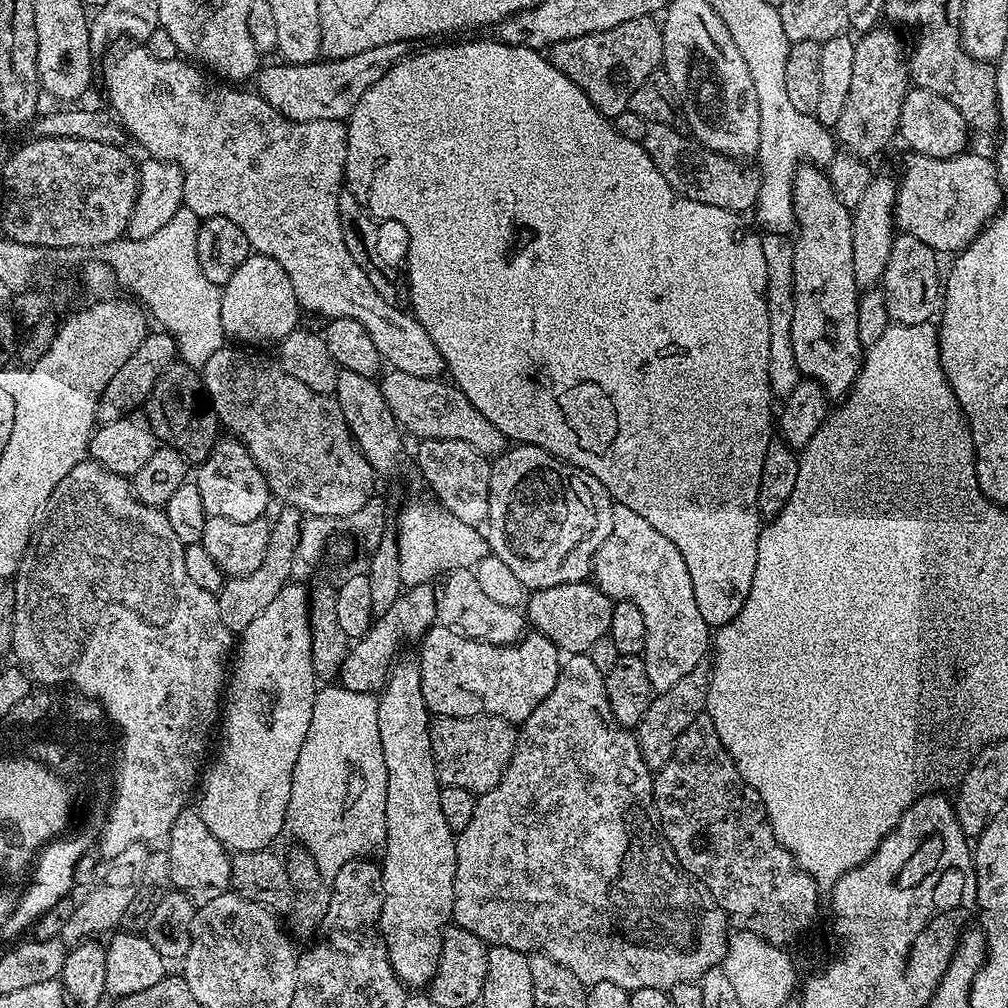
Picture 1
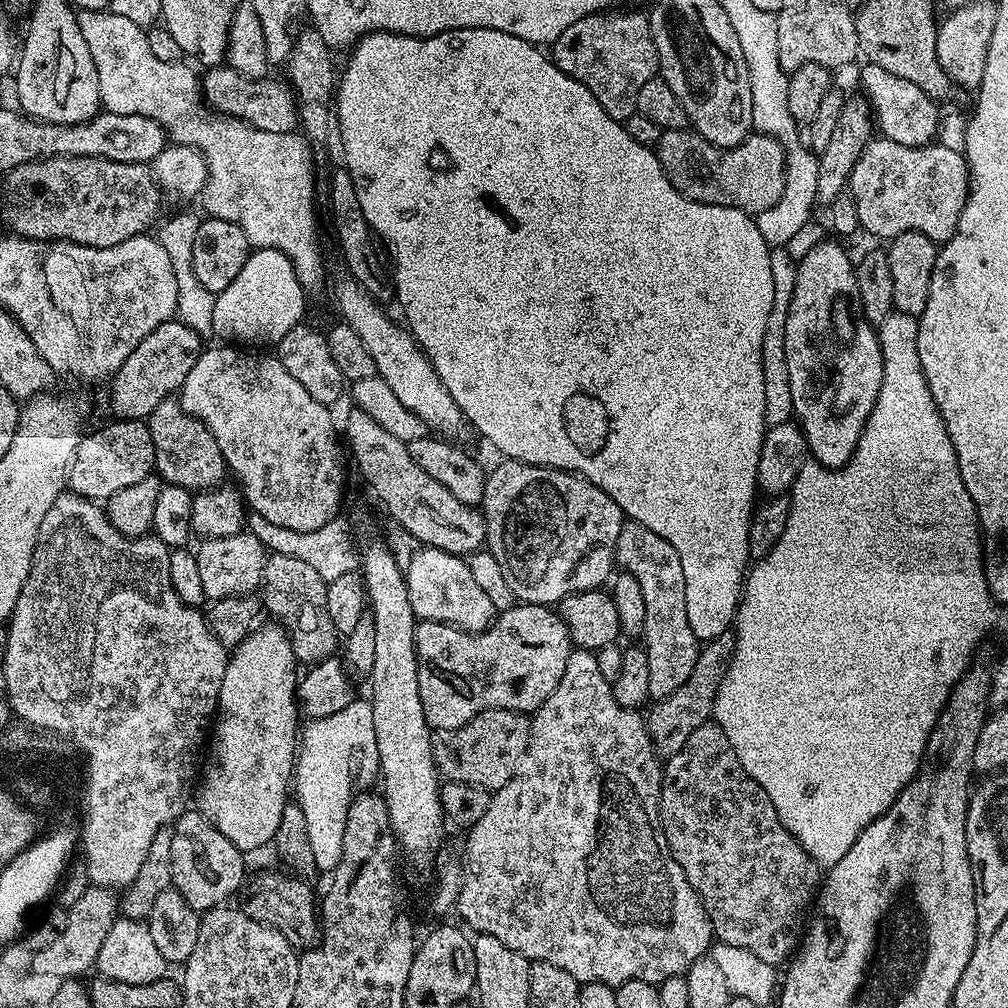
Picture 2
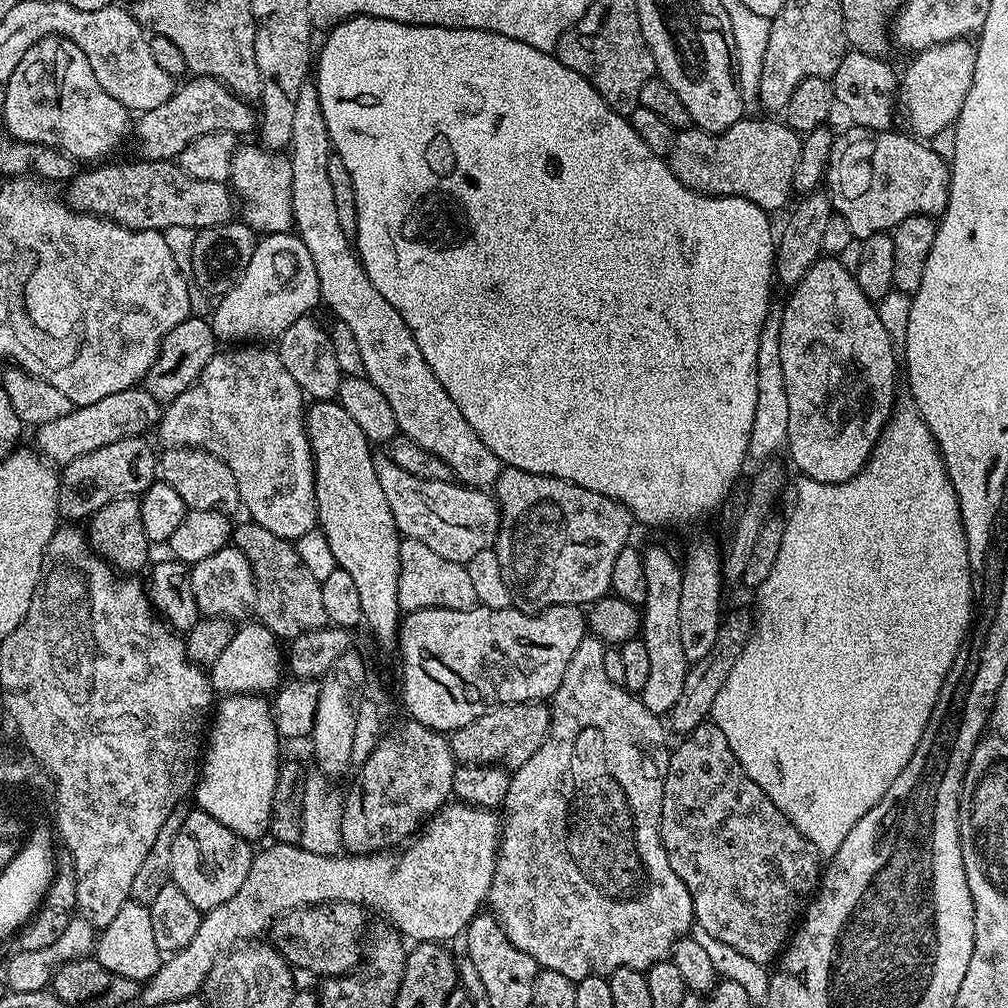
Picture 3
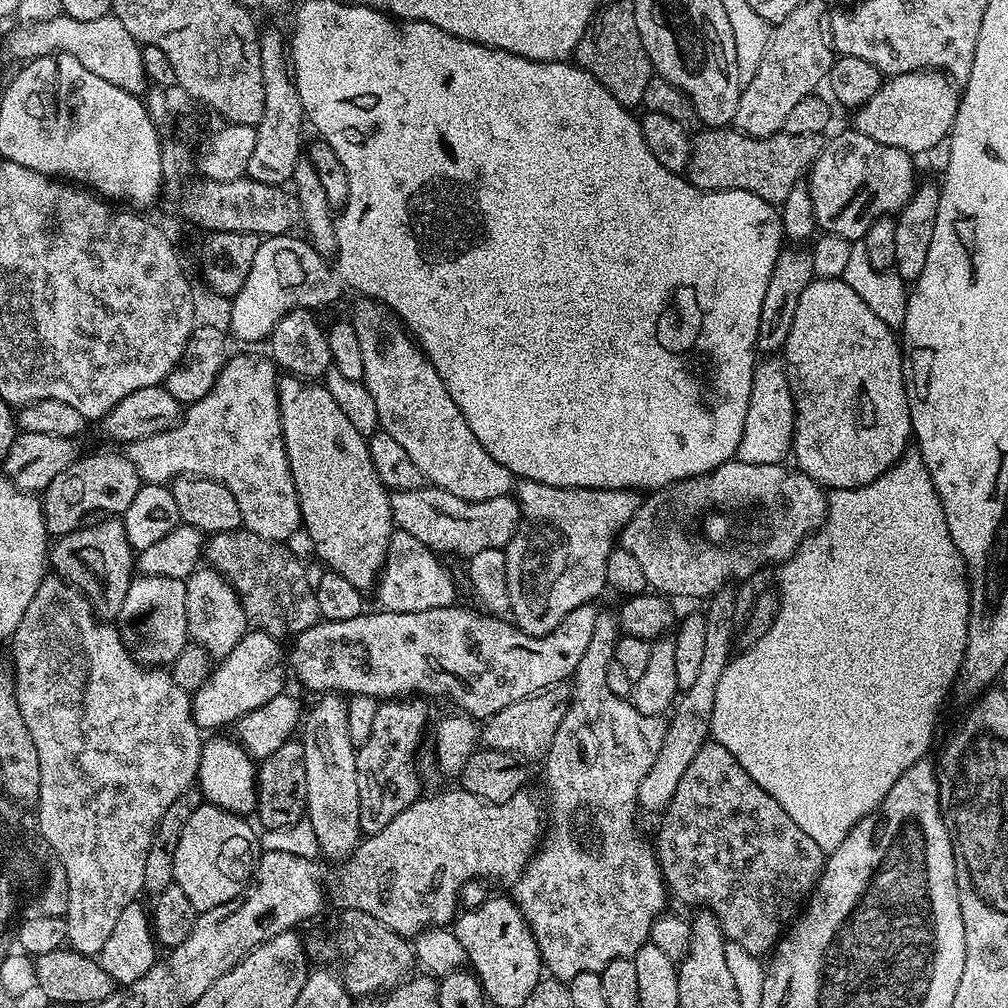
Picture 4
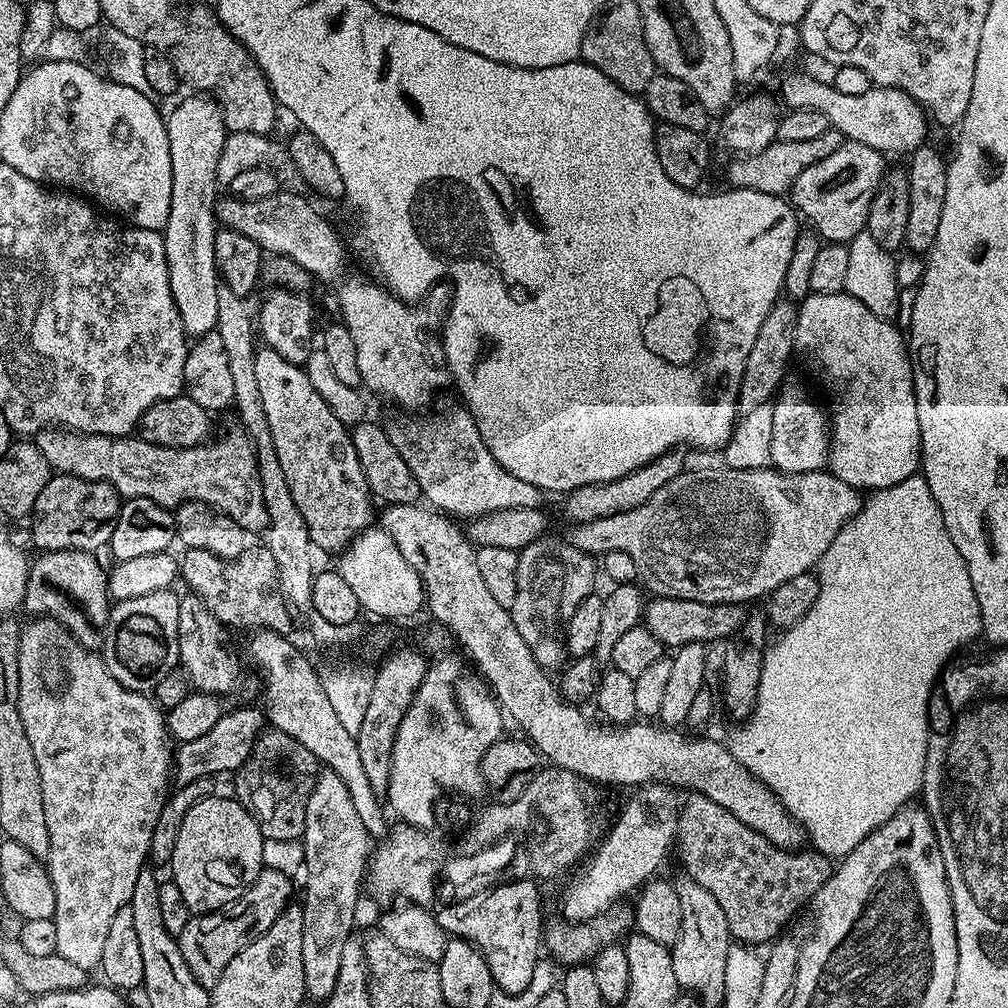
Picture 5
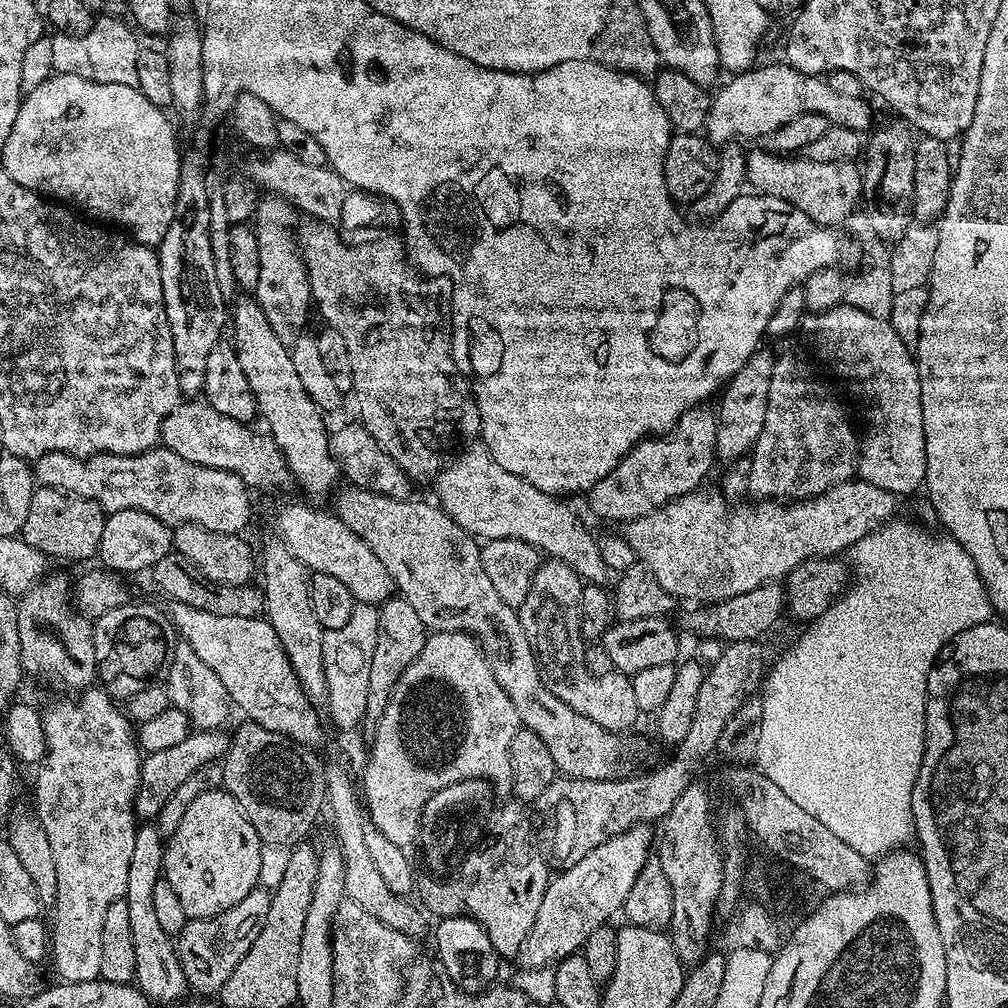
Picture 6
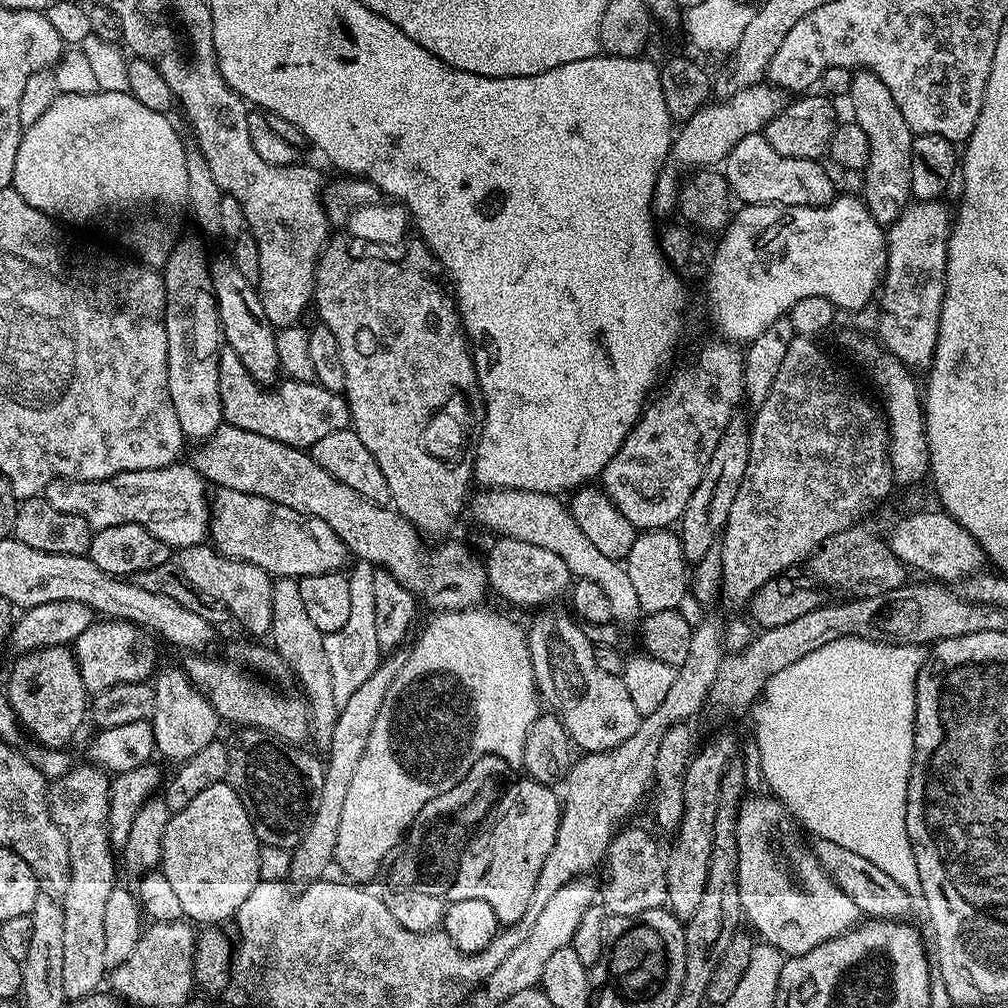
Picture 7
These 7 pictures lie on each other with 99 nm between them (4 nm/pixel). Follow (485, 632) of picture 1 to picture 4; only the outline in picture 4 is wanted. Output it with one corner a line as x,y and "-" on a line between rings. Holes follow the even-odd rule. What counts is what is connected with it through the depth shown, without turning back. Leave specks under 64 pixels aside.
393,531
388,557
378,581
379,607
385,612
421,612
431,608
451,608
457,603
456,584
441,557
418,542
414,534

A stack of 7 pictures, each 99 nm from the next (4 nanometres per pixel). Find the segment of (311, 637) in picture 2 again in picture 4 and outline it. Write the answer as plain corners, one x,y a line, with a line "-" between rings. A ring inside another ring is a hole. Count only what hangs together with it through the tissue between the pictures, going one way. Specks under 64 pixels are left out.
247,530
213,532
207,537
203,559
232,582
253,629
277,638
294,638
302,630
319,624
322,617
313,581
283,543
267,540

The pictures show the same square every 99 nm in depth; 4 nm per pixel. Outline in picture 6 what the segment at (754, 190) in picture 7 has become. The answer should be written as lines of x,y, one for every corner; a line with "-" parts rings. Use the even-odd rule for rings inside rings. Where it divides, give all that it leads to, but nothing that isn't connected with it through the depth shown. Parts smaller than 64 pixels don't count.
771,150
765,152
751,152
745,155
746,174
748,184
751,185
759,195
782,198
782,202
790,202
806,218
818,222
823,228
836,228
843,220
848,220
852,216
852,211
857,211
862,200
862,172
855,163
852,162
810,162
806,158
789,158
784,154
777,154

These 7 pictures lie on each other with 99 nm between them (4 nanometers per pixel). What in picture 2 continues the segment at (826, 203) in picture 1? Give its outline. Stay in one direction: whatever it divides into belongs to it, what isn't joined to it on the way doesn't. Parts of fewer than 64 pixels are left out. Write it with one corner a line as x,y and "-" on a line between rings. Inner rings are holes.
835,239
824,240
821,244
816,244
804,257
800,256
797,268
797,281
794,282
793,297
790,300
789,314
786,317
785,328
785,350
787,373
790,376
791,397
793,398
793,412
795,423
800,425
804,431
804,437
808,443
808,450
811,459
817,464
821,464
824,468
840,468
846,462
850,462
850,458
854,454
854,450
858,446
858,438
862,436
862,430
866,426
866,422
870,418
870,410
874,410
874,402
876,401
877,385
864,384
864,368
860,364
856,364
856,360
852,357
852,308
854,312
854,304
850,297
854,292
854,264
850,259
848,261
848,252

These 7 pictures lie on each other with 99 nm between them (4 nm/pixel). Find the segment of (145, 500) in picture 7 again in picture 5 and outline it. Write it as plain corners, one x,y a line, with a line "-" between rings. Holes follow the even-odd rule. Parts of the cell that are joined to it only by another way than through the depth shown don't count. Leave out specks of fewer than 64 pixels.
75,430
56,431
60,432
54,433
52,440
41,439
39,441
39,446
40,453
44,455
50,467
57,473
66,476
81,476
87,480
107,480
109,482
120,482
120,479
125,476
125,478
128,479
130,483
132,483
131,491
135,493
135,495
150,498
154,502
158,502
164,508
175,509
176,505
183,504
186,500
203,500
213,506
219,505
223,511
228,513
228,517
234,522
238,522
238,526
242,526
245,530
245,533
248,534
252,534
252,532
257,532
257,534
263,533
268,525
266,501
263,497
262,482
259,480
259,466
258,462
256,461
255,446
250,440
253,436
255,436
254,432
250,432
245,435
243,431
237,430
237,432
226,433
225,436
221,438
221,440
214,441
215,439
213,439
211,442
195,444
193,448
167,448
161,444
151,444
149,440
141,440
132,434
126,436
103,436
102,434
94,434
93,432
78,432

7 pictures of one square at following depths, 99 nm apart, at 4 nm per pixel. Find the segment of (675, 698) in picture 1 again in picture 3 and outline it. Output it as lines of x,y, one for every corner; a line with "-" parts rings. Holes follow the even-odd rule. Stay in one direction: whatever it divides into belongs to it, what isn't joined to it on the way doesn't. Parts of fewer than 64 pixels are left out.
736,608
733,612
723,613
718,638
712,647
712,655
704,660
695,661
689,667
686,674
686,686
682,686
682,695
679,696
678,702
674,702
671,712
667,713
666,720
670,728
672,723
674,731
687,734
709,719
714,698
718,698
718,690
722,690
722,682
726,682
726,674
734,670
734,662
738,662
738,654
746,650
746,642
750,638
753,627
754,616
749,609
747,612
744,608

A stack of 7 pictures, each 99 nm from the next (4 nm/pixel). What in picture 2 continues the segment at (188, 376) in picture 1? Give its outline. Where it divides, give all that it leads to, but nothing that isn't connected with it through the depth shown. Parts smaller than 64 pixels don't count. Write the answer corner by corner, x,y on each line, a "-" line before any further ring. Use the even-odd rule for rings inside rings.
169,398
161,402
146,420
150,438
154,442
156,455
155,471
164,484
173,484
187,488
195,494
206,488
215,488
226,476
226,465
214,434
197,416
185,412
179,399

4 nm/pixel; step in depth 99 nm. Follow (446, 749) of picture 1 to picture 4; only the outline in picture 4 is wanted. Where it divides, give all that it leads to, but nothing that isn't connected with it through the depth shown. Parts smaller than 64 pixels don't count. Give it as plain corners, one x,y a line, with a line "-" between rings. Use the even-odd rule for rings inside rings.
568,682
535,692
532,696
498,710
498,714
487,717
478,732
479,743
485,748
513,752
528,762
536,759
539,761
547,756
554,742
554,734
558,734
558,726
562,726
562,718
566,718
566,710
571,701
572,686

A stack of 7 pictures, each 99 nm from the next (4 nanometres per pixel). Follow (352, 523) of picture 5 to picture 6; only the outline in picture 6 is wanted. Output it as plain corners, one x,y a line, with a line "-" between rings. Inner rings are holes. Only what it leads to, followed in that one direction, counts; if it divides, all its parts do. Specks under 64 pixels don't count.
240,294
234,303
230,308
230,339
242,365
242,374
246,374
248,388
256,399
259,419
268,423
267,431
278,450
282,450
298,488
300,484
301,490
312,496
324,496
328,491
329,495
337,487
336,476
341,471
332,454
330,428
324,425
325,413
306,394
290,362
289,345
274,334
274,326
270,326
259,302
251,295

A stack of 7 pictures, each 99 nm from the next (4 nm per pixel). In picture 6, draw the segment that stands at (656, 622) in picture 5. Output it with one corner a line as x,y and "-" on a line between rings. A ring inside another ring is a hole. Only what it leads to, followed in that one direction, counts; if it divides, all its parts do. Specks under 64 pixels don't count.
779,583
763,584
758,590
750,590
746,594
738,594
734,598
715,601
711,606
696,606
681,618
679,627
693,632
696,636
705,636
708,640
724,640
723,642
746,642
760,640
775,626
786,612
784,589

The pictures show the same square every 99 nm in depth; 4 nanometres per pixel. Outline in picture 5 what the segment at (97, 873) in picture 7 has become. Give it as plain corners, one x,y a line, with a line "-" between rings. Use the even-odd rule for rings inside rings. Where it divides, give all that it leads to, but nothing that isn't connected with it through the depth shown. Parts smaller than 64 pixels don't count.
52,614
37,615
35,618
29,619
20,630
20,653
18,654
18,714
22,714
22,726
26,730
26,738
30,738
30,747
34,749
34,758
38,761
38,778
42,778
42,806
46,810
46,830
48,831
48,851
46,853
46,867
52,874
52,885
54,886
54,894
56,895
56,915
52,917
54,926
58,930
58,946
56,947
56,955
67,958
69,962
75,962
77,966
82,966
89,970
96,970
100,967
100,959
102,958
102,949
106,946
106,937
110,934
110,922
114,922
114,914
118,914
118,910
122,910
122,906
132,903
132,895
134,894
134,886
138,883
138,874
145,871
146,865
149,863
150,857
150,838
154,838
154,822
158,822
158,814
162,810
166,797
169,795
168,776
174,772
174,740
169,735
168,721
166,719
165,709
160,709
154,701
148,697
143,691
136,692
133,688
118,683
116,680
116,672
108,669
104,665
104,660
96,652
91,652
88,648
83,648
74,637
68,633
68,628
60,620
55,620
56,616

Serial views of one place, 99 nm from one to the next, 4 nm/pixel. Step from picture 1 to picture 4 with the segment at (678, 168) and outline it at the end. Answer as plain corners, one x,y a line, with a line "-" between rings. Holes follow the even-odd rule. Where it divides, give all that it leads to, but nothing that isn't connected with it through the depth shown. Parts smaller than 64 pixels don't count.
705,127
695,133
686,178
703,192
746,190
778,206
784,201
786,194
790,194
792,187
801,183
802,177
820,156
825,143
823,135
803,136
781,130
766,138
754,138
727,127

